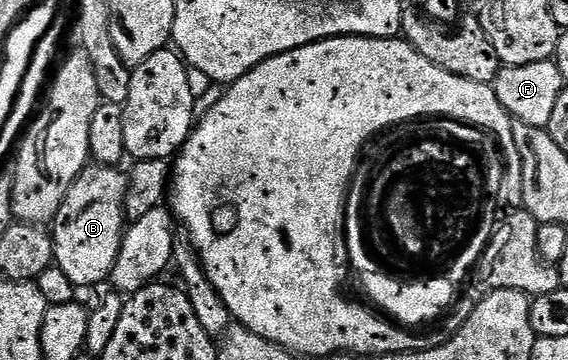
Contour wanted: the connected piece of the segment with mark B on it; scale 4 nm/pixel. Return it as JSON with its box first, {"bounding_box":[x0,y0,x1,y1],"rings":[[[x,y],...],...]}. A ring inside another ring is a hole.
{"bounding_box":[53,164,127,287],"rings":[[[88,164],[86,169],[69,187],[61,207],[53,222],[53,240],[55,242],[55,264],[77,287],[83,285],[99,285],[108,280],[113,271],[113,263],[117,263],[117,251],[123,242],[125,232],[125,214],[123,204],[127,194],[127,178],[118,168],[109,165]]]}

